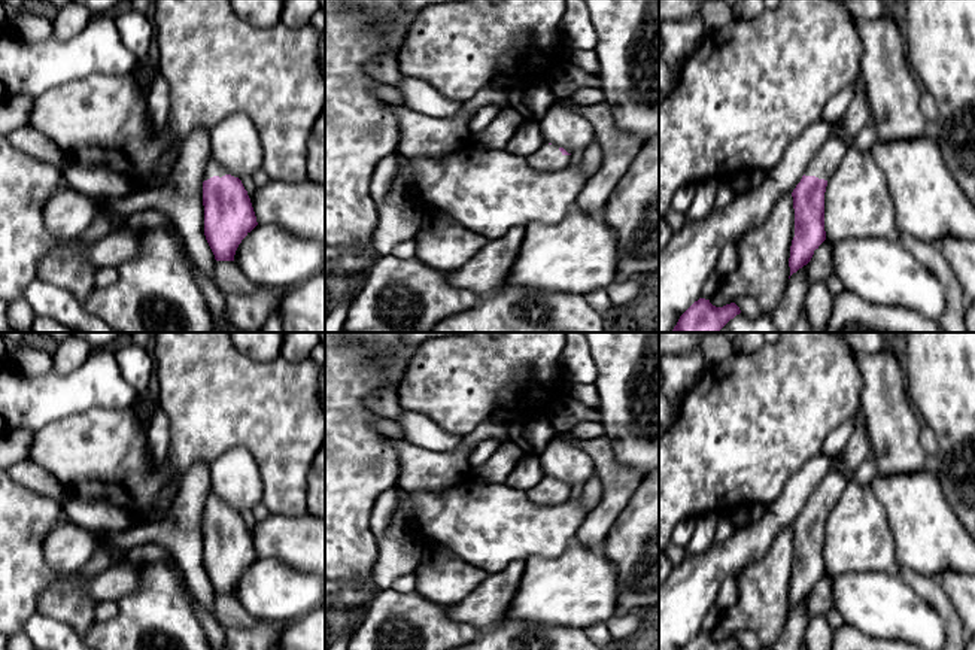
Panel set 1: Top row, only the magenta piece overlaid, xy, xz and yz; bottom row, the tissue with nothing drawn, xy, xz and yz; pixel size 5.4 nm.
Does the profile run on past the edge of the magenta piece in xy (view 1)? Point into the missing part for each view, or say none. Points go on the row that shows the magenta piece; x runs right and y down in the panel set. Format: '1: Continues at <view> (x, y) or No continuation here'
1: Continues at xy (212, 169)

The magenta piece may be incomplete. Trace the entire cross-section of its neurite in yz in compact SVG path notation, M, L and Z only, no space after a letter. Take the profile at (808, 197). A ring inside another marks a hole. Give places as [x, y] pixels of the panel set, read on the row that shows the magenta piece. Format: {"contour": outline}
{"contour": "M839 119L835 131L821 151L812 158L801 182L792 192L795 209L795 237L790 246L790 276L807 265L814 250L826 240L824 192L827 180L847 154L844 121Z"}

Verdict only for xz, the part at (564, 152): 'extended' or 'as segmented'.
extended

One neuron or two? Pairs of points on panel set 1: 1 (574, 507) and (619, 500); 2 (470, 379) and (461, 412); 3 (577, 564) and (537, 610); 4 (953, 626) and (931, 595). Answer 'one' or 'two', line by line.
1: two
2: one
3: one
4: one

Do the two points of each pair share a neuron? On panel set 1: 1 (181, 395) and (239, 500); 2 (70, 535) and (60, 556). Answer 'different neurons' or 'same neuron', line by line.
1: different neurons
2: same neuron

